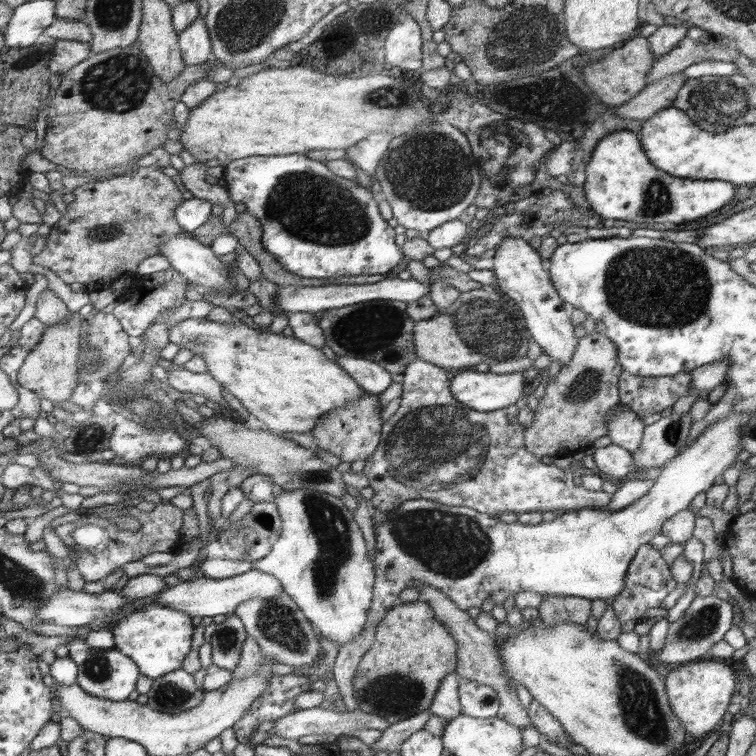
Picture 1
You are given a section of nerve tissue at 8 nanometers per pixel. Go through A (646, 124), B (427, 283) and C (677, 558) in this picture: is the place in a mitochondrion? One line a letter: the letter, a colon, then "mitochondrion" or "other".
A: other
B: other
C: other

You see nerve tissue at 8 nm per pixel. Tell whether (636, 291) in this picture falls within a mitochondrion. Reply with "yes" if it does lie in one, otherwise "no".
yes

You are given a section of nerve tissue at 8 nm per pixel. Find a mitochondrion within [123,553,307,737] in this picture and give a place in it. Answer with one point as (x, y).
(169, 695)

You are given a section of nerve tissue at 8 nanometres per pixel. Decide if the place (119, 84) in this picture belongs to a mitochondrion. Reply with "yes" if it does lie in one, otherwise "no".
yes

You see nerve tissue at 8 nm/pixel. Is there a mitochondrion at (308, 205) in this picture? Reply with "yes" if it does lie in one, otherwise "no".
yes

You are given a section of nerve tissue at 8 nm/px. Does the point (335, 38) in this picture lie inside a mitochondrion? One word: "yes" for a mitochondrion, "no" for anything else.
no

